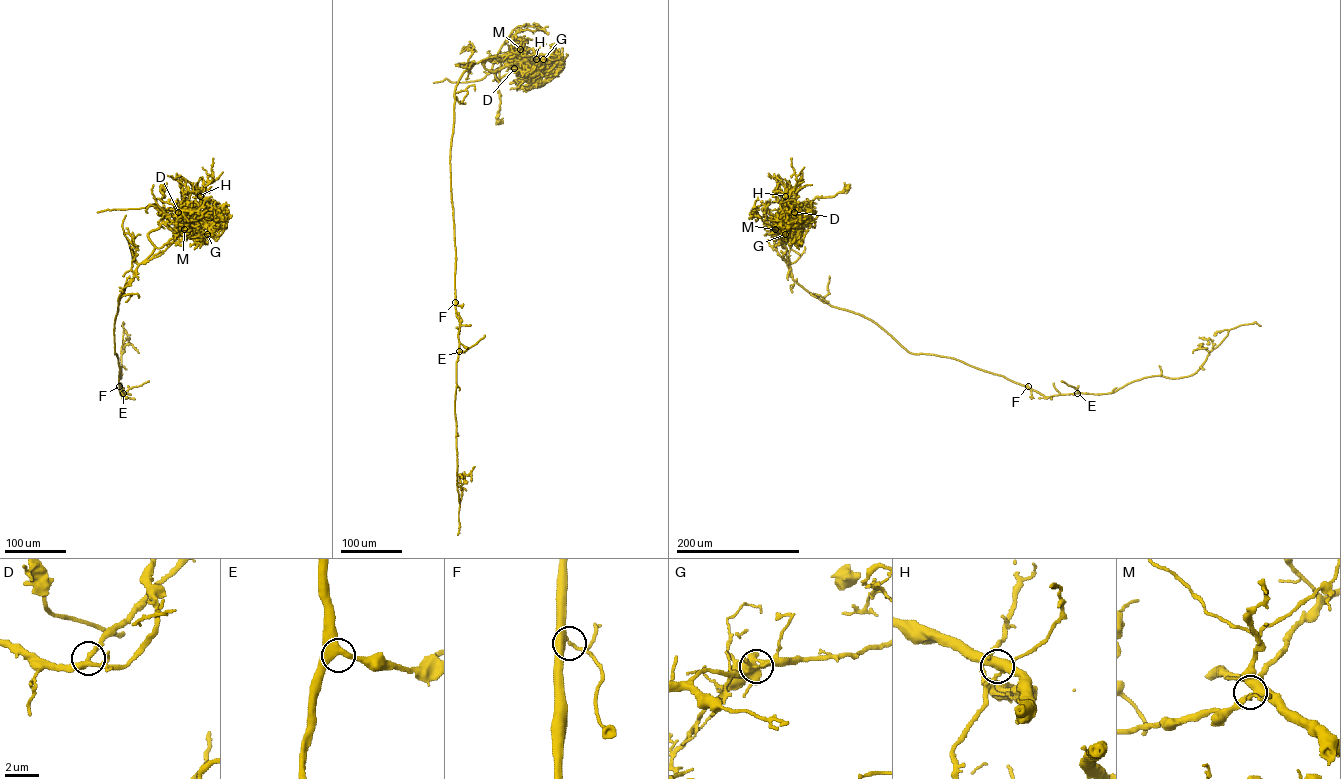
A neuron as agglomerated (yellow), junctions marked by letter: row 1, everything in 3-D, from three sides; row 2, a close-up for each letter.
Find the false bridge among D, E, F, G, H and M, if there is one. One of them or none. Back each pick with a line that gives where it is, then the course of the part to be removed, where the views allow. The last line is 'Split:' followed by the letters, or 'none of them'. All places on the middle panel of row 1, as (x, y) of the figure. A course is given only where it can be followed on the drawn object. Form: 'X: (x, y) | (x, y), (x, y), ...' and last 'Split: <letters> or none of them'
G: (543, 59) | (543, 59), (537, 63), (529, 49), (509, 73), (498, 78), (492, 69), (514, 28), (536, 26), (548, 34)
Split: G

